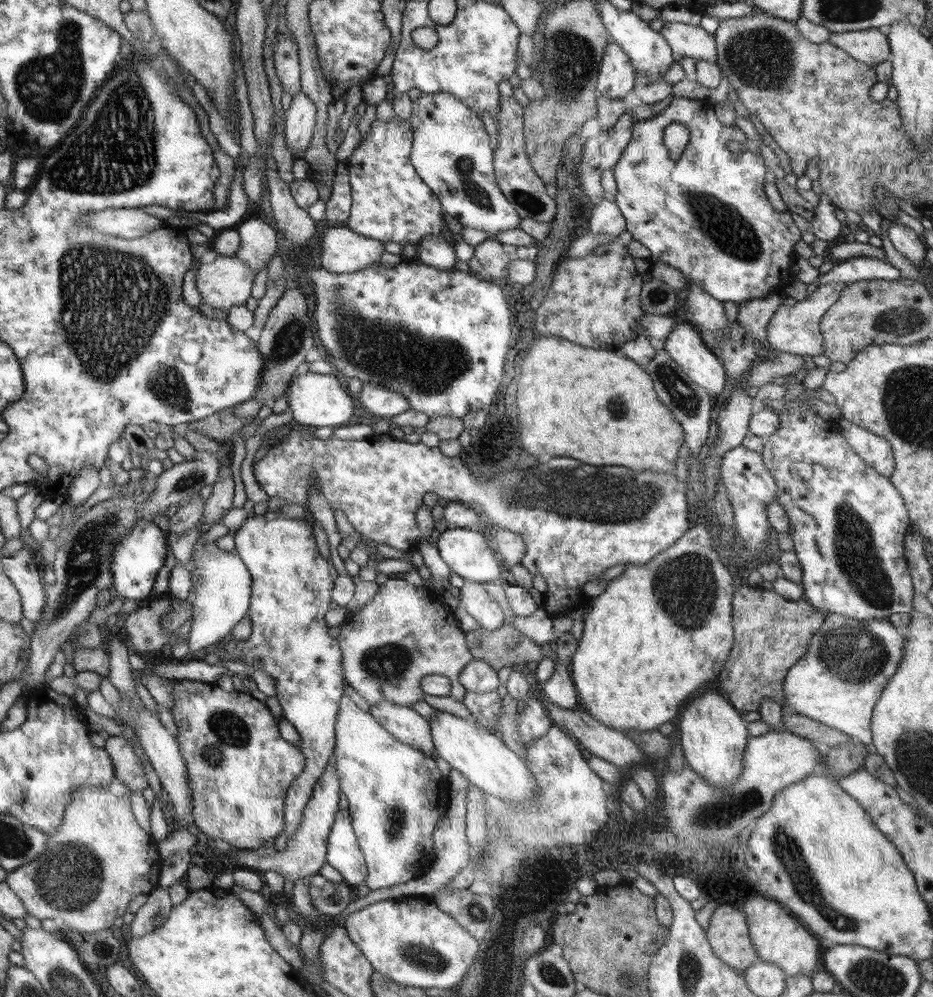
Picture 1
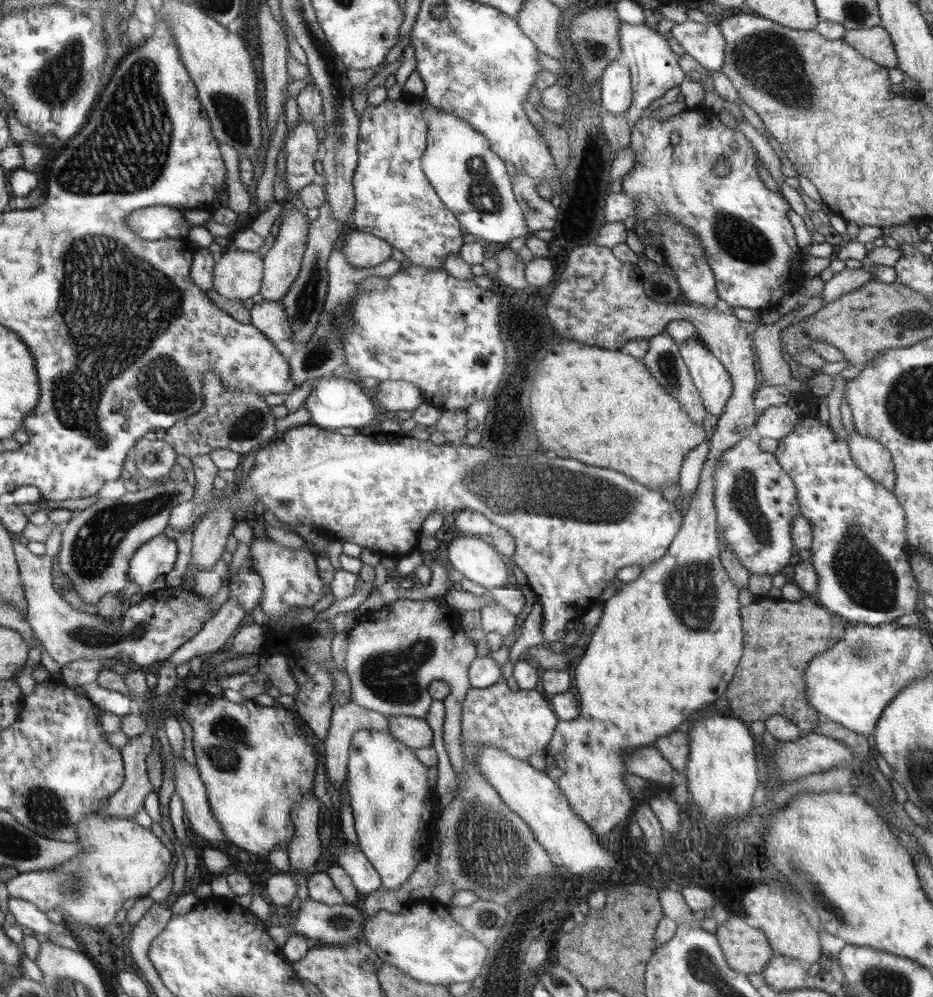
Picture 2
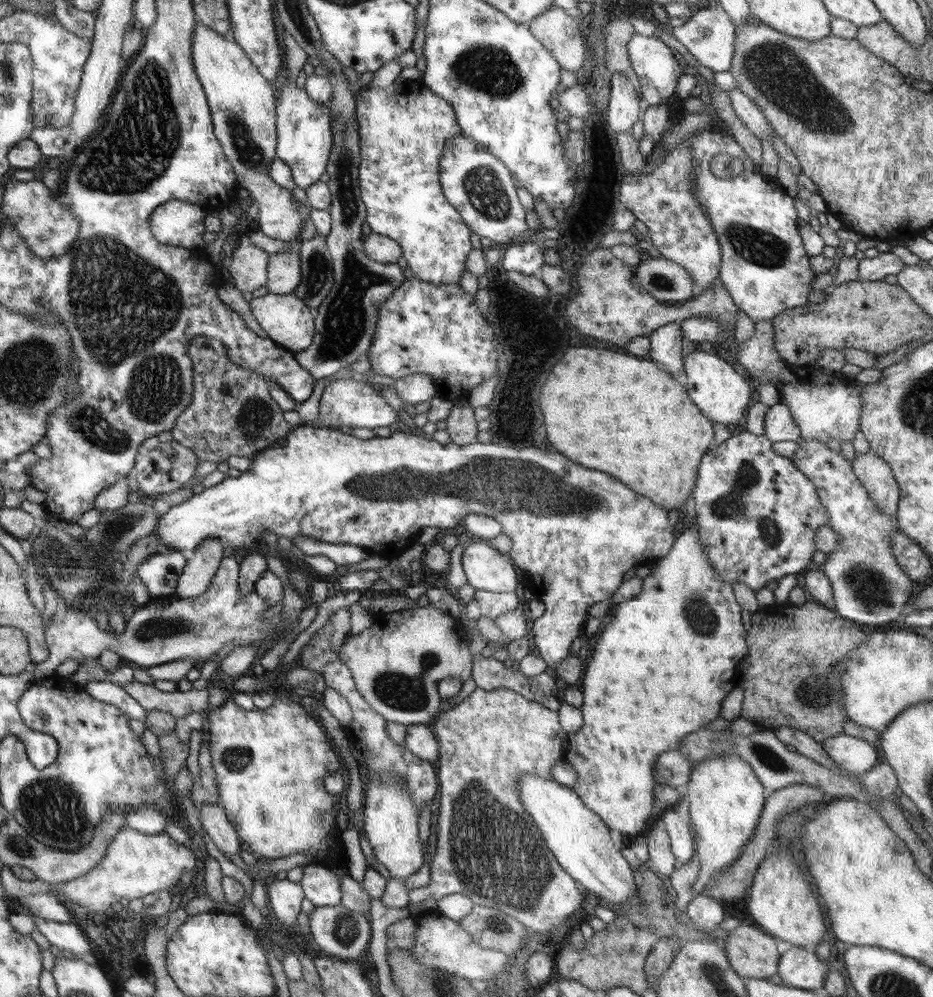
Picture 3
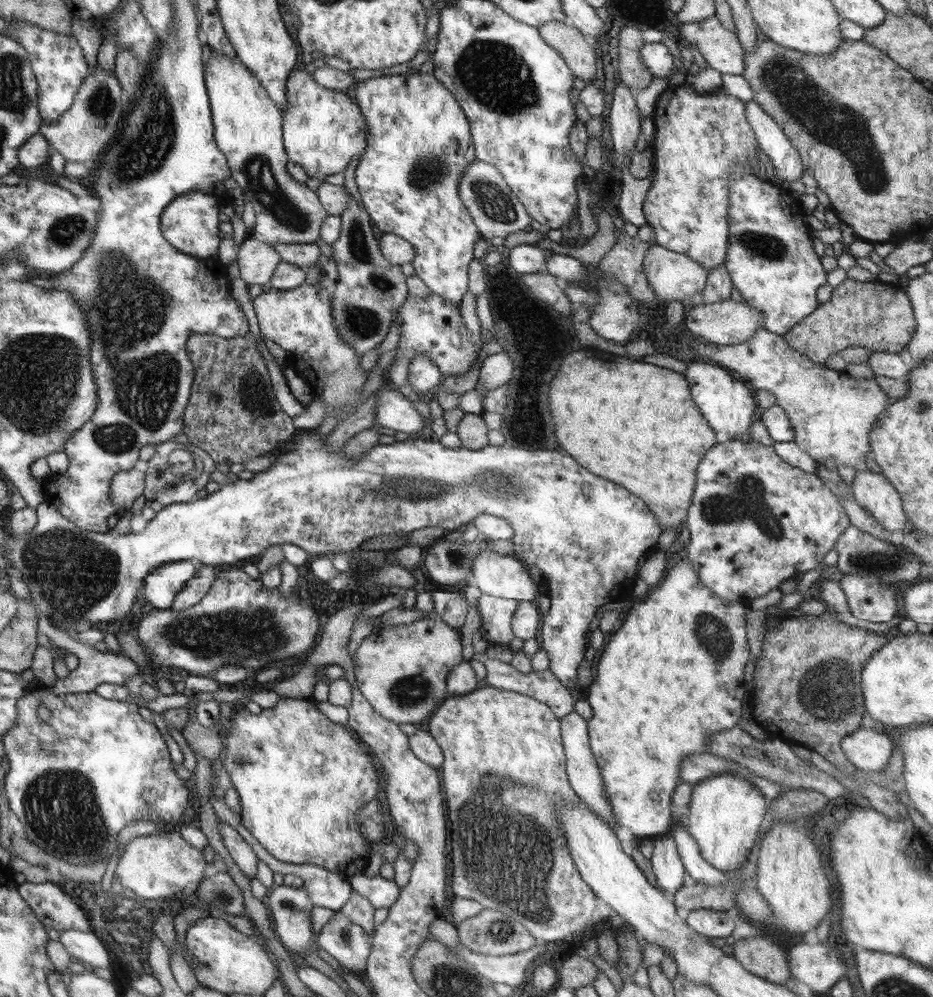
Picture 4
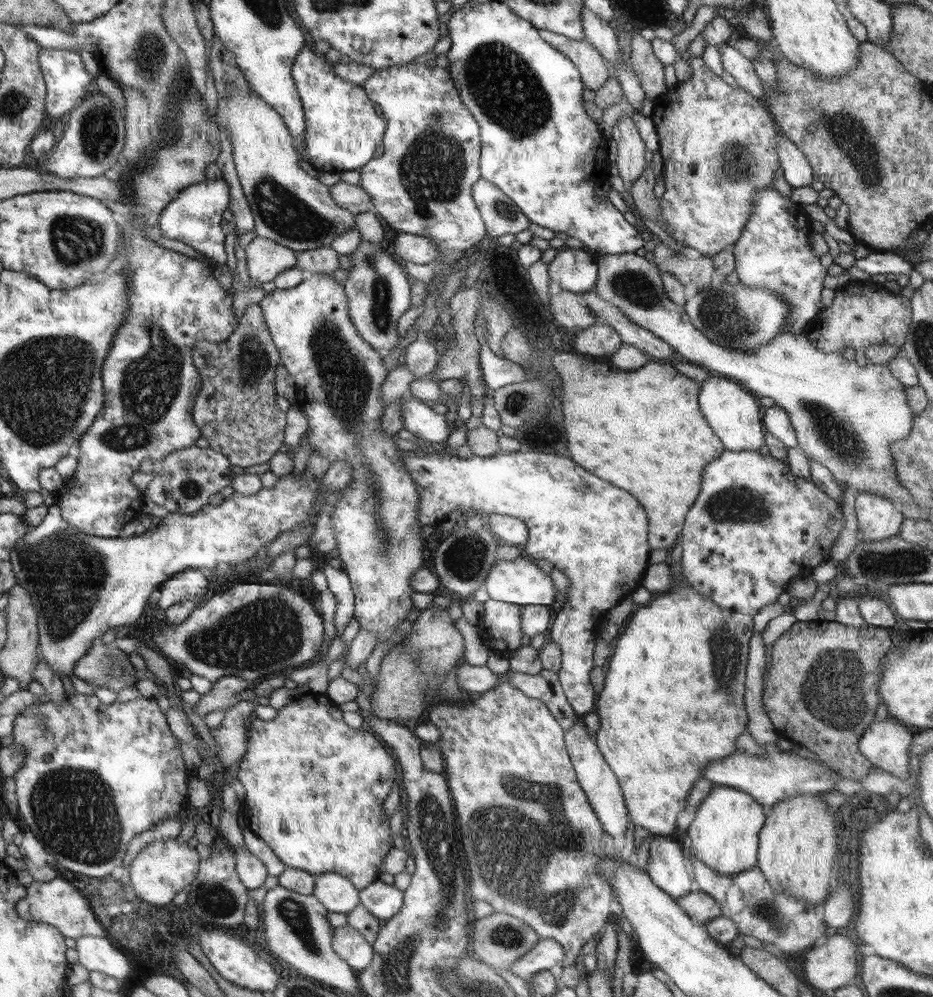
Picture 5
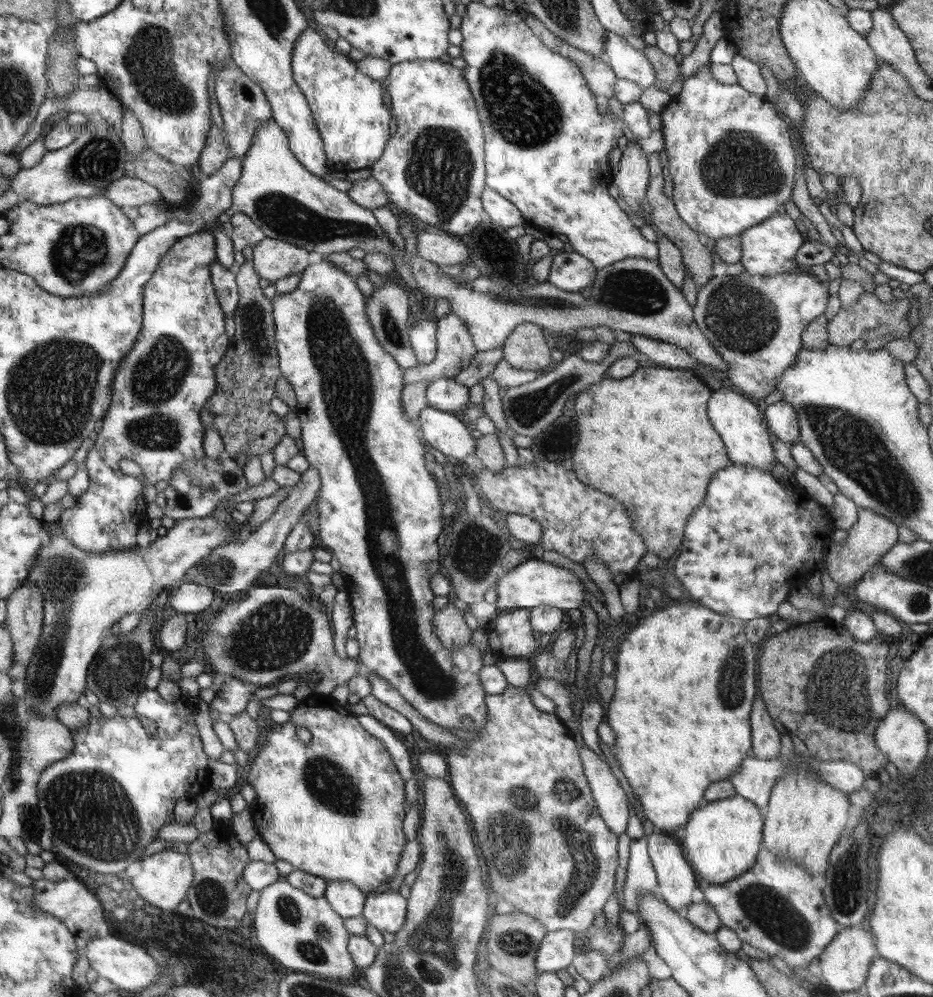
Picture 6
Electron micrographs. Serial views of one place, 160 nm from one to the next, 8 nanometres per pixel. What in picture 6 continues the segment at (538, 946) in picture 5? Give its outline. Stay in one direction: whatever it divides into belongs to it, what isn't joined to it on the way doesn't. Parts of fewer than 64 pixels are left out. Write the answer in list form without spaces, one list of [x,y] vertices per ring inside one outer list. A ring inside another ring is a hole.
[[[570,929],[547,932],[536,951],[535,969],[538,973],[564,970],[573,961],[574,935]]]

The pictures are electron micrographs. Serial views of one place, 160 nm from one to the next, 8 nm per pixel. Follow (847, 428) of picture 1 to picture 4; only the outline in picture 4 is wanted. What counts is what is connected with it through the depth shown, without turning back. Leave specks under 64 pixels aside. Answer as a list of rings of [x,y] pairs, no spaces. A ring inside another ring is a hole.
[[[870,469],[858,471],[851,483],[855,501],[890,532],[908,525],[900,493],[882,474]]]

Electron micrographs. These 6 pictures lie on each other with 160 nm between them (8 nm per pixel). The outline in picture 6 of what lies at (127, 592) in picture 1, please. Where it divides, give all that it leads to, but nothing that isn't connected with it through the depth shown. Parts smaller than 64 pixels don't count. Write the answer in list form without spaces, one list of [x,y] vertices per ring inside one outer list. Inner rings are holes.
[[[199,581],[183,582],[178,588],[169,590],[171,594],[168,597],[170,606],[178,613],[196,614],[208,610],[214,600],[215,592],[212,588]]]

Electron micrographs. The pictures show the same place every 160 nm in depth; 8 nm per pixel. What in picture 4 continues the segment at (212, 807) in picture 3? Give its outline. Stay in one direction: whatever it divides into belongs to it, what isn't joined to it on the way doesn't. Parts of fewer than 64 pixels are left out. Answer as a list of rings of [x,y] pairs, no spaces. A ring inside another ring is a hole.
[[[220,822],[218,828],[226,850],[238,865],[238,868],[244,873],[244,876],[252,880],[258,872],[256,864],[259,858],[256,853],[246,844],[243,836],[233,826]]]

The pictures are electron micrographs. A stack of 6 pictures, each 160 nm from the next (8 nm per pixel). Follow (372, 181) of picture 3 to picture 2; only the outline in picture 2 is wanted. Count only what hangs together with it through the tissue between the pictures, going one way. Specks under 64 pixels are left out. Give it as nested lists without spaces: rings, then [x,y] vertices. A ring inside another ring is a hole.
[[[402,91],[401,97],[396,100],[387,99],[385,102],[381,103],[379,106],[368,106],[363,111],[362,117],[360,119],[360,160],[357,162],[357,170],[353,178],[354,191],[356,192],[356,208],[353,210],[352,224],[356,226],[359,231],[364,233],[377,235],[378,238],[385,239],[394,249],[400,250],[406,258],[410,259],[412,265],[418,265],[421,267],[426,267],[432,270],[443,270],[443,262],[448,258],[448,256],[458,256],[462,246],[465,245],[460,231],[461,223],[457,219],[457,215],[453,213],[441,201],[441,197],[438,196],[437,192],[434,191],[432,184],[430,184],[428,178],[421,167],[421,159],[426,152],[429,145],[429,132],[430,132],[430,120],[426,119],[426,112],[424,107],[422,107],[421,102],[424,101],[424,97],[406,94]]]

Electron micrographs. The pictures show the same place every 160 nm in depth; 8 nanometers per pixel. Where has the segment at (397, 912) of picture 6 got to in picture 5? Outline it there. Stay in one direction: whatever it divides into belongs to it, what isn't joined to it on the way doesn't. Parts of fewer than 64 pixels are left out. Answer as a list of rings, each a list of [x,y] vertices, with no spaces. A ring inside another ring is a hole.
[[[380,879],[362,889],[359,897],[360,903],[370,914],[385,921],[389,921],[401,909],[403,903],[403,892]]]

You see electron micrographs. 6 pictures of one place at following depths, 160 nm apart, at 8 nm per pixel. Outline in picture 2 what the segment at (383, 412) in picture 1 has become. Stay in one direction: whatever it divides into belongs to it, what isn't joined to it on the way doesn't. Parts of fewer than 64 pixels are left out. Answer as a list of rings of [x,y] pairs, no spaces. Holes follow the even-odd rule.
[[[403,380],[380,381],[374,398],[378,406],[387,410],[388,415],[393,415],[398,410],[416,410],[426,401],[416,384]]]

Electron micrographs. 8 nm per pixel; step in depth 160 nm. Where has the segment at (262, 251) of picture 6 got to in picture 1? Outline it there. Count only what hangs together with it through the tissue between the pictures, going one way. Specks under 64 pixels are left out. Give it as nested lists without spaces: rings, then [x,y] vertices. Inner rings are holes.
[[[218,255],[214,262],[200,264],[194,278],[201,302],[212,308],[232,309],[246,305],[255,275],[242,260]]]

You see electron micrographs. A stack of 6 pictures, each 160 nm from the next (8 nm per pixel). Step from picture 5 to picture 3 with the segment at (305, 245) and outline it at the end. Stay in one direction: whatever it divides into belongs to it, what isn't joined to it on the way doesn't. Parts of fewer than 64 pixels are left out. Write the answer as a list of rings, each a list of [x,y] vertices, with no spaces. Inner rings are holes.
[[[197,22],[193,30],[193,65],[201,85],[208,96],[209,109],[212,111],[213,128],[217,139],[221,142],[222,150],[226,158],[233,165],[237,182],[241,188],[250,193],[250,200],[258,205],[258,226],[268,237],[283,242],[300,240],[300,229],[306,220],[307,214],[312,210],[310,205],[298,205],[292,198],[288,189],[280,187],[270,179],[268,165],[277,154],[276,145],[276,120],[277,112],[274,112],[274,98],[270,81],[257,69],[252,59],[233,39],[227,39],[224,35],[215,31],[204,23]]]

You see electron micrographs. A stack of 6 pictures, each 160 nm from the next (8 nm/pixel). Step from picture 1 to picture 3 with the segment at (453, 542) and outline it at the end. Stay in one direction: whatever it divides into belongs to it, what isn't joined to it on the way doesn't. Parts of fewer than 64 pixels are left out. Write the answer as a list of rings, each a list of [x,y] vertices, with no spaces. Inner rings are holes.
[[[474,539],[468,544],[461,556],[461,563],[467,576],[469,585],[476,591],[490,591],[494,593],[514,594],[514,588],[518,586],[518,573],[515,564],[512,564],[508,555],[502,556],[501,551],[494,550],[494,547],[484,544],[484,540]]]

